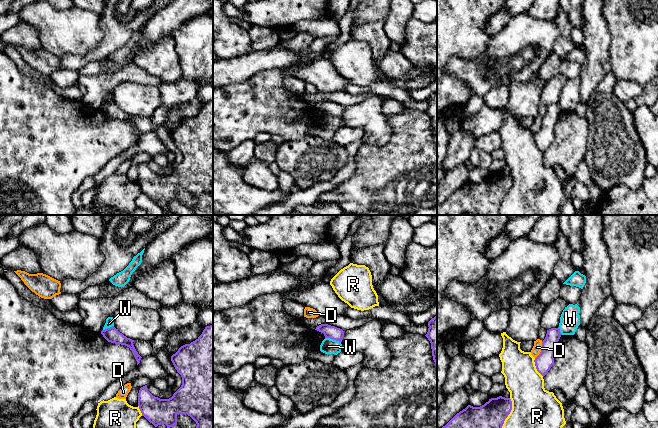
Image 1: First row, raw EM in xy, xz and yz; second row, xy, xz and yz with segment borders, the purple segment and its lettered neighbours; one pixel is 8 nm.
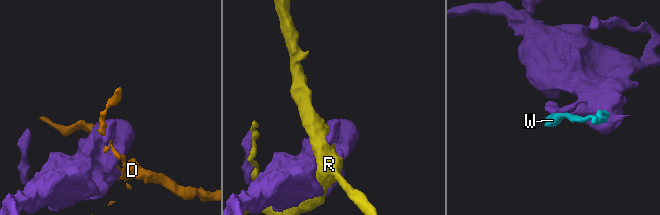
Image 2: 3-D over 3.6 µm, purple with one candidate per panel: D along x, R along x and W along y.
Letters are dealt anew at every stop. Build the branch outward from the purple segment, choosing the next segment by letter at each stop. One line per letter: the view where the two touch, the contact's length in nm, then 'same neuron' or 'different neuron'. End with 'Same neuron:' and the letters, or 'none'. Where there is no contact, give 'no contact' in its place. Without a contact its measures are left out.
D: contact in yz; length 160 nm; different neuron
R: contact in yz; length 260 nm; different neuron
W: contact in xz; length 130 nm; different neuron
Same neuron: none

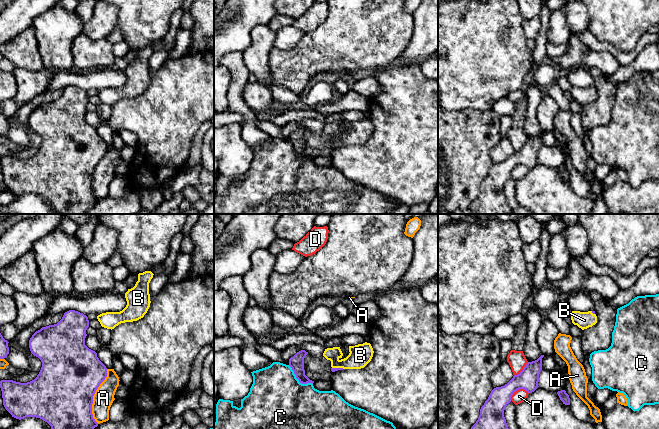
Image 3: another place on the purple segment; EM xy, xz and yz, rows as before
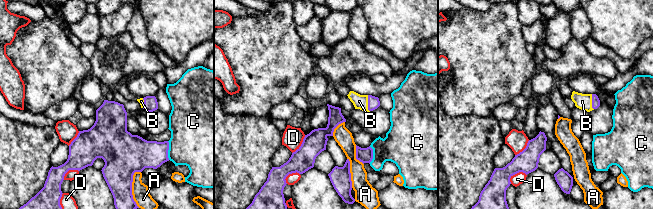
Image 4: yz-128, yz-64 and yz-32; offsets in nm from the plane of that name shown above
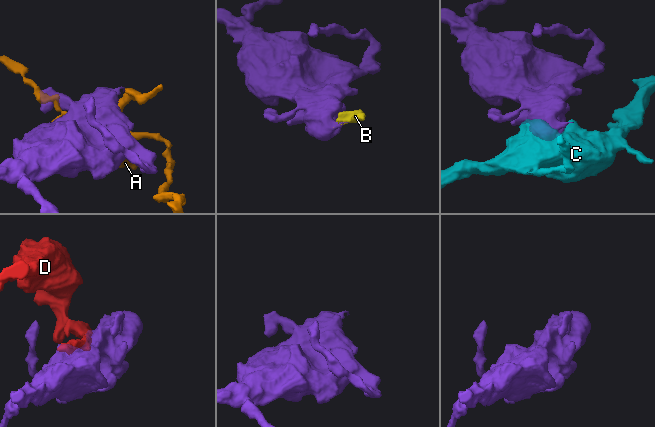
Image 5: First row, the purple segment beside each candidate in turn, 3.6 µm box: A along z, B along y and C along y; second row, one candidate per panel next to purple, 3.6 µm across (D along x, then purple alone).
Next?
A: contact in xy; length 440 nm; different neuron
B: contact in xz; length 100 nm; same neuron
C: contact in xz; length 260 nm; different neuron
D: contact in yz; length 170 nm; different neuron
Same neuron: B

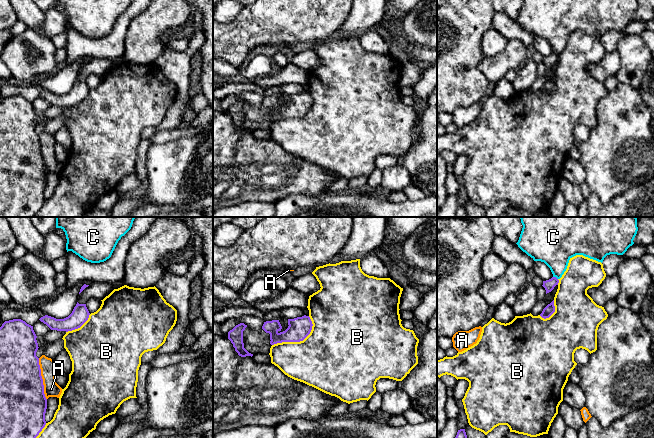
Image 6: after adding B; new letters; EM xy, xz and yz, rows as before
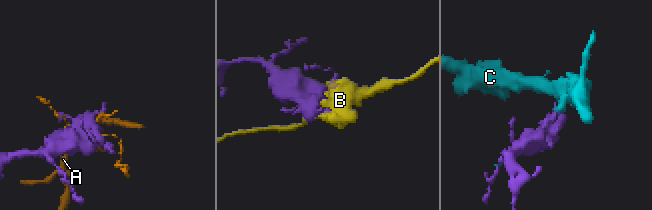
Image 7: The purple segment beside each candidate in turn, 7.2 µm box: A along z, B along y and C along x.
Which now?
A: contact in xy; length 340 nm; different neuron
B: contact in xz; length 380 nm; different neuron
C: contact in yz; length 50 nm; different neuron
Same neuron: none

